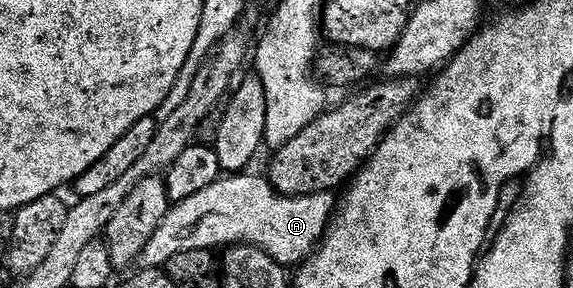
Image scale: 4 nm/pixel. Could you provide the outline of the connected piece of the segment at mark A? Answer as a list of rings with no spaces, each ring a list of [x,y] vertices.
[[[229,174],[217,180],[207,190],[199,190],[186,200],[170,207],[162,224],[141,252],[141,268],[164,269],[165,263],[183,250],[217,250],[222,246],[242,242],[262,248],[284,266],[300,266],[313,255],[325,239],[325,229],[335,215],[333,192],[318,196],[283,196],[274,190],[264,175]]]

